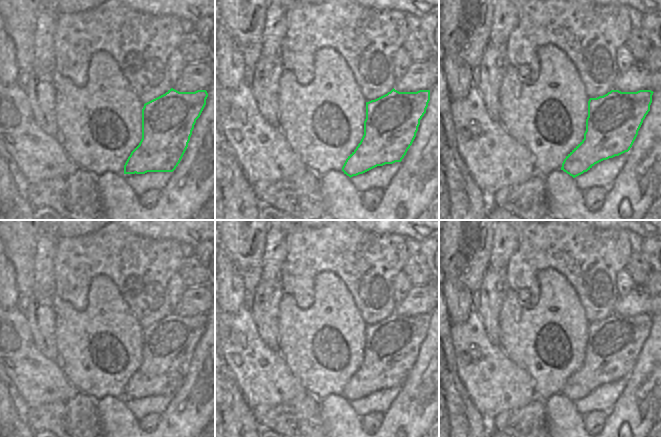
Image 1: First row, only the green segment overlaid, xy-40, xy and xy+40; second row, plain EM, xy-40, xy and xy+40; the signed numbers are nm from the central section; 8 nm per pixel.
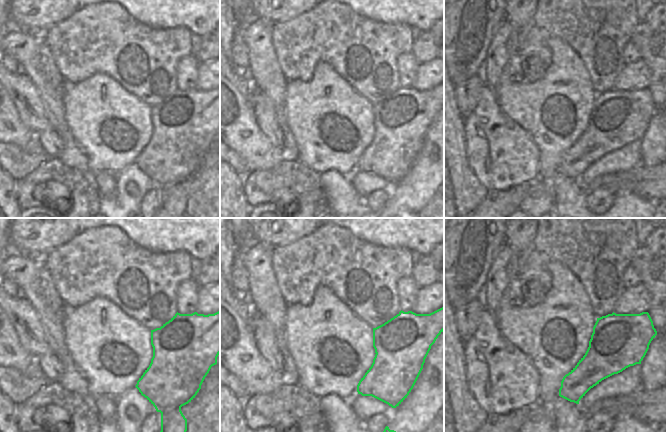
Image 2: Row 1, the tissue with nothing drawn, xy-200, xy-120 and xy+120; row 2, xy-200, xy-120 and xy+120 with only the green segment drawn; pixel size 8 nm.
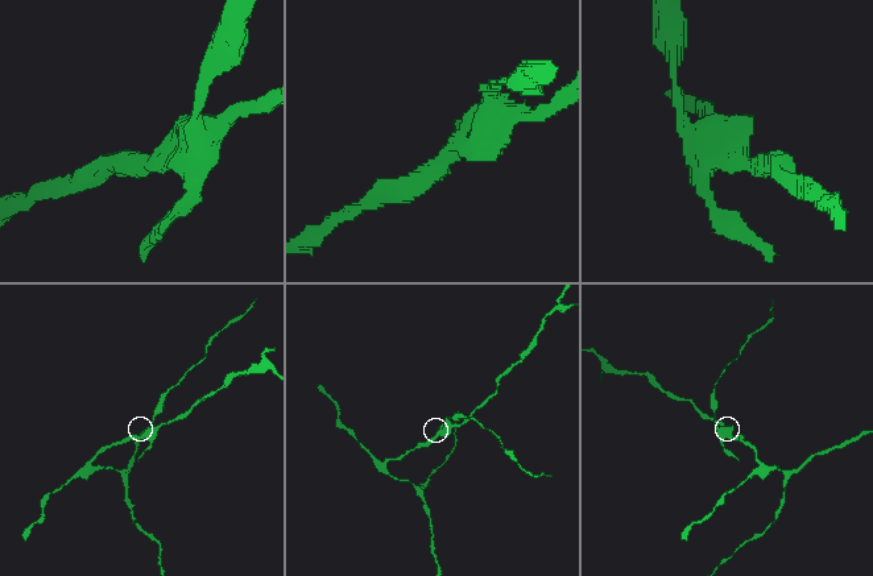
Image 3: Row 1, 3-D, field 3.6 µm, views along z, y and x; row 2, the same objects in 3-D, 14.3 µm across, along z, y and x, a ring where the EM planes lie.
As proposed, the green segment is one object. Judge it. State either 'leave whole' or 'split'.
split

